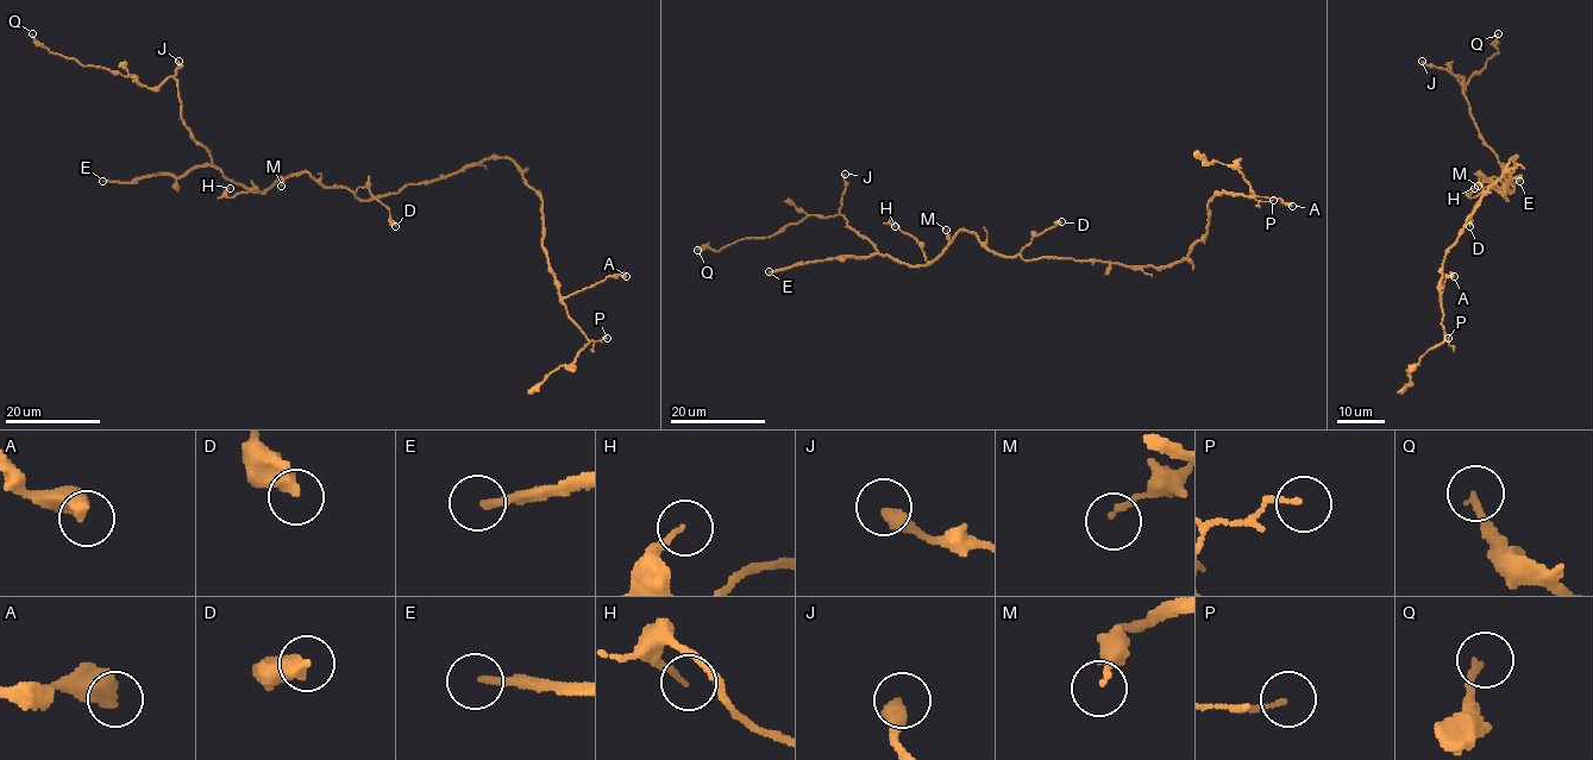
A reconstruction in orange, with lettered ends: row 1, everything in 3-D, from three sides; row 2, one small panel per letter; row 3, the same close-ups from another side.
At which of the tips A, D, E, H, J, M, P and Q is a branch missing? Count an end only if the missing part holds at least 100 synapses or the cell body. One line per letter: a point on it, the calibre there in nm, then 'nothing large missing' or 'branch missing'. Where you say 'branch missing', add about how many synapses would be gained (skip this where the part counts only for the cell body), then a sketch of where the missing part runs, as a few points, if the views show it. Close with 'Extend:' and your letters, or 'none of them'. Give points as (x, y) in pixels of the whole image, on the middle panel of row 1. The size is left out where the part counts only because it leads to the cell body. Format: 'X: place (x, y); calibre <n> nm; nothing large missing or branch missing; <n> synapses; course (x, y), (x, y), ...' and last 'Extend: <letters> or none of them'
A: place (1292, 206); calibre 550 nm; nothing large missing
D: place (1061, 221); calibre 440 nm; nothing large missing
E: place (769, 271); calibre 200 nm; branch missing; 350 synapses
H: place (895, 226); calibre 130 nm; nothing large missing
J: place (845, 174); calibre 400 nm; nothing large missing
M: place (946, 230); calibre 140 nm; nothing large missing
P: place (1273, 200); calibre 120 nm; nothing large missing
Q: place (697, 250); calibre 200 nm; nothing large missing
Extend: E

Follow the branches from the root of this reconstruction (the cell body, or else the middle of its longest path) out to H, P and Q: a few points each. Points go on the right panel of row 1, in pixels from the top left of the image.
H: (1507, 200), (1504, 187), (1478, 174), (1496, 177), (1509, 192), (1490, 188), (1471, 198), (1474, 188)
P: (1507, 200), (1505, 189), (1513, 171), (1513, 157), (1482, 196), (1446, 256), (1440, 301), (1444, 338), (1448, 338)
Q: (1507, 200), (1504, 187), (1478, 174), (1513, 190), (1472, 118), (1462, 76), (1462, 87), (1499, 51), (1498, 33)

